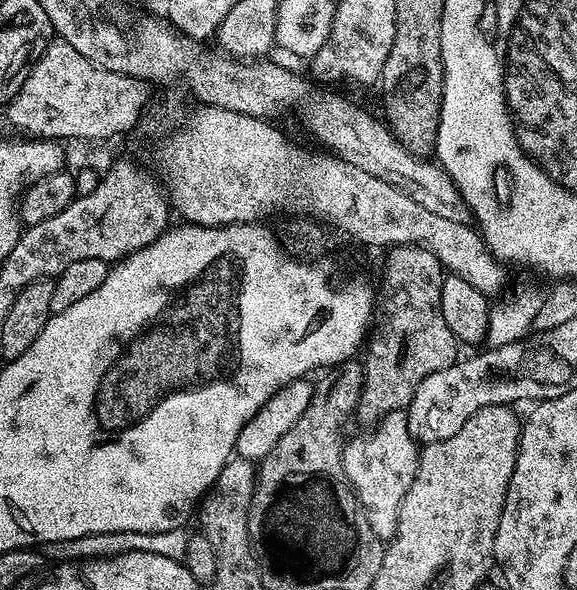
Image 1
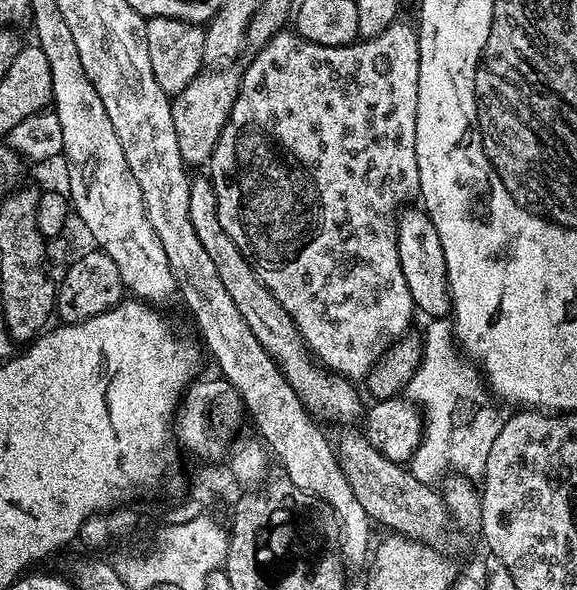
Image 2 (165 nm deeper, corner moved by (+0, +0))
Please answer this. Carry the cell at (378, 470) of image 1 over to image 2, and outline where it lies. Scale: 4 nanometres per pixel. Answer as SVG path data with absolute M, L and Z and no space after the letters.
M193 175L190 181L190 223L202 242L202 250L210 254L210 259L218 270L218 278L222 278L222 286L226 286L234 306L238 306L238 314L242 314L242 318L246 318L246 326L254 330L254 338L258 338L261 346L276 359L280 373L284 375L286 382L290 382L313 417L346 415L356 404L357 385L316 363L312 353L304 345L298 326L294 326L286 310L282 310L278 300L254 274L254 270L248 265L248 259L238 250L238 246L234 246L230 234L222 230L222 222L218 222L218 198L214 194L211 179L207 175Z

